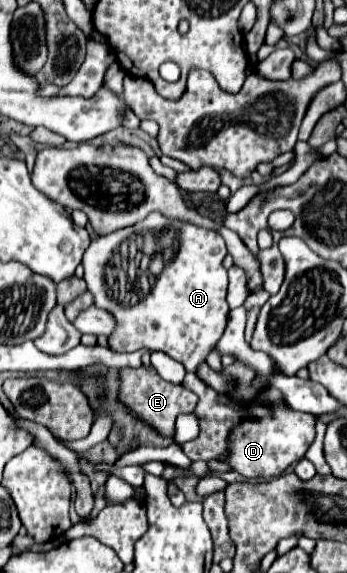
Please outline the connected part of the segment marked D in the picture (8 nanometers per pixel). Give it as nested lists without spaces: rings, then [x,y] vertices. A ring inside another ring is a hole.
[[[280,405],[272,417],[258,421],[244,421],[232,435],[232,453],[226,457],[230,467],[246,479],[270,479],[282,475],[292,463],[302,459],[314,441],[316,417],[308,413],[296,413],[294,409]]]

